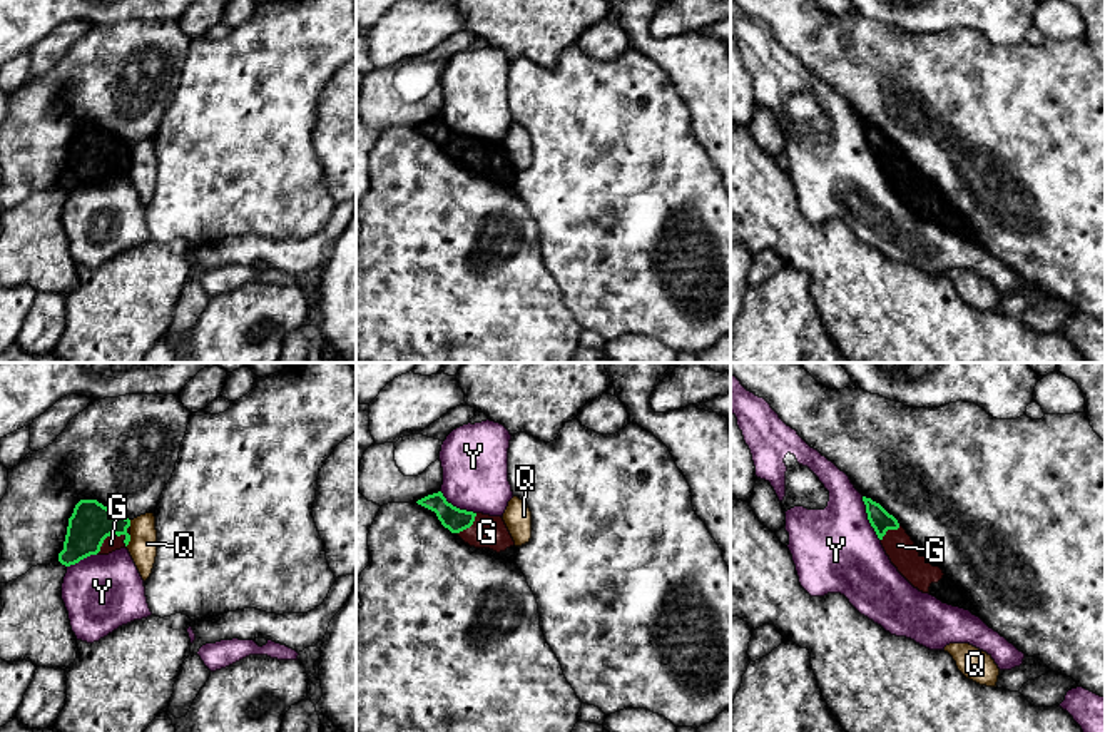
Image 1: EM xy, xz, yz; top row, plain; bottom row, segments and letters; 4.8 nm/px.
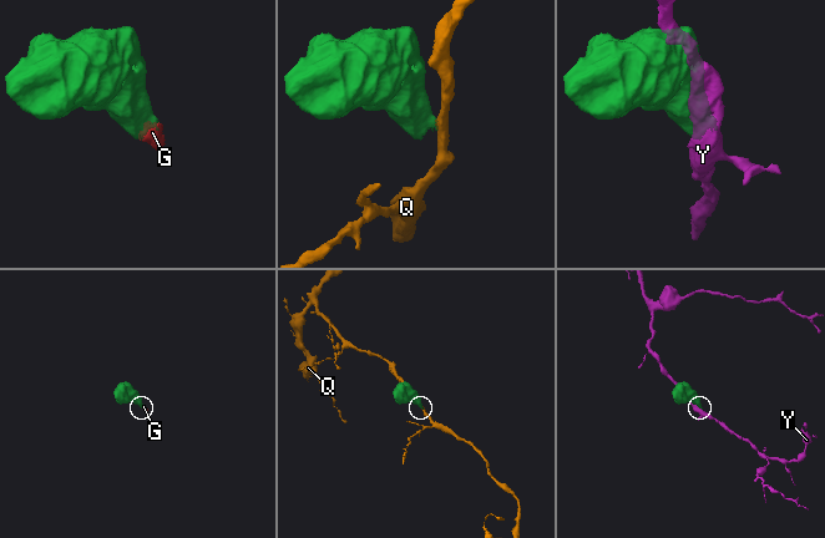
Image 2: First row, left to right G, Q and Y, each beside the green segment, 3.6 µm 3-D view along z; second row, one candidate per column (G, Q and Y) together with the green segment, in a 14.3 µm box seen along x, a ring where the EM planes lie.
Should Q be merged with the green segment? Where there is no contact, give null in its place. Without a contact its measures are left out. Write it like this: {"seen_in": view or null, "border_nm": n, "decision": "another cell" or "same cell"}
{"seen_in": "xy", "border_nm": 60, "decision": "another cell"}

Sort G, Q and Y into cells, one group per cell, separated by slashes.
G / Q / Y

